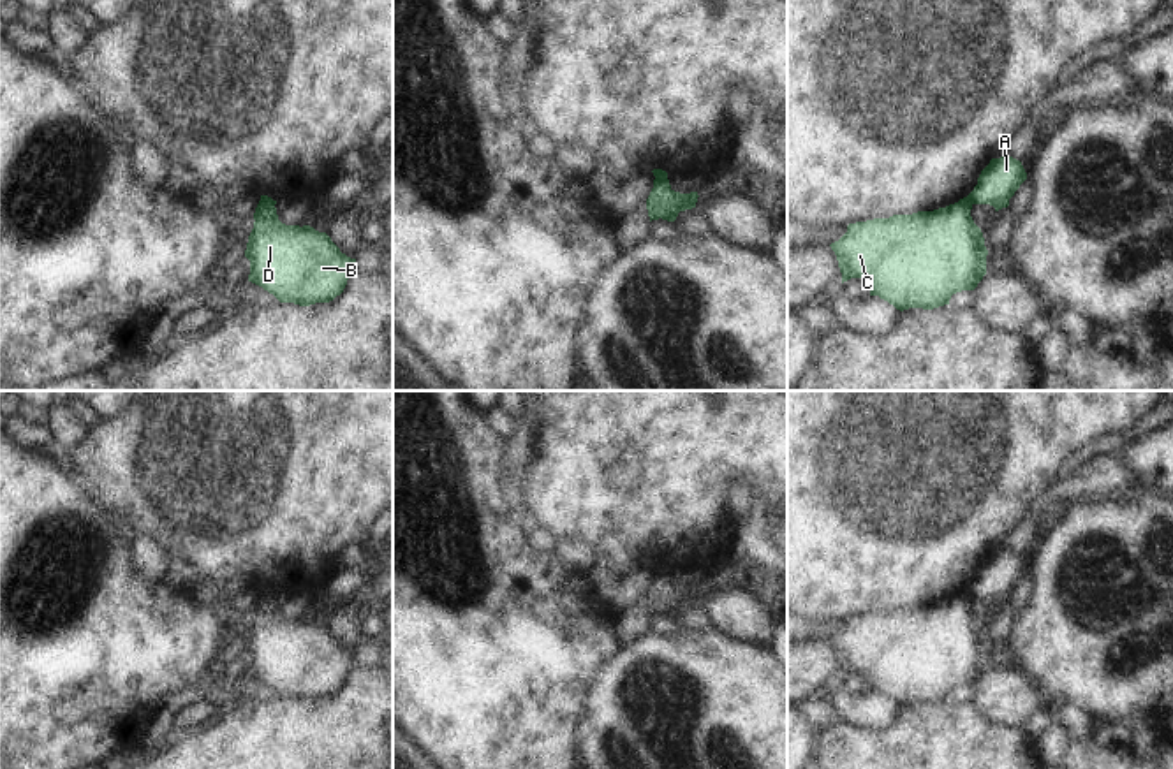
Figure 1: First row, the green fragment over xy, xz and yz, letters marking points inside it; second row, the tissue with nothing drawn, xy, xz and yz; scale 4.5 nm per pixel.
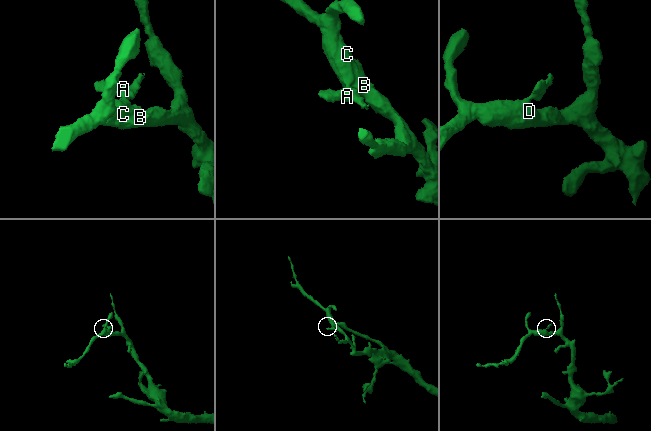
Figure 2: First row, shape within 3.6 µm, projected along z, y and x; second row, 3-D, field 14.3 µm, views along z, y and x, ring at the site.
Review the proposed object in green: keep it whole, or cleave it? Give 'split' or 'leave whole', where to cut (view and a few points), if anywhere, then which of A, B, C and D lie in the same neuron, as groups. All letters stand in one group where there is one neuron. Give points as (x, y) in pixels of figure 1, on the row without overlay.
split; cut yz (966, 592), (971, 599); groups A / B C D

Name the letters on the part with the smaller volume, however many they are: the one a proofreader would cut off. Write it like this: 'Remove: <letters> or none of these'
Remove: A

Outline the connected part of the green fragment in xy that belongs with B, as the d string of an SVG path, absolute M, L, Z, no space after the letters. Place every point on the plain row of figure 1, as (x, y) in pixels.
M269 591L255 602L245 644L250 655L248 676L280 697L310 700L333 695L358 663L356 653L342 648L326 626L282 618L275 598Z

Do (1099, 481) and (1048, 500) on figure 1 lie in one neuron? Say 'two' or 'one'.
one

